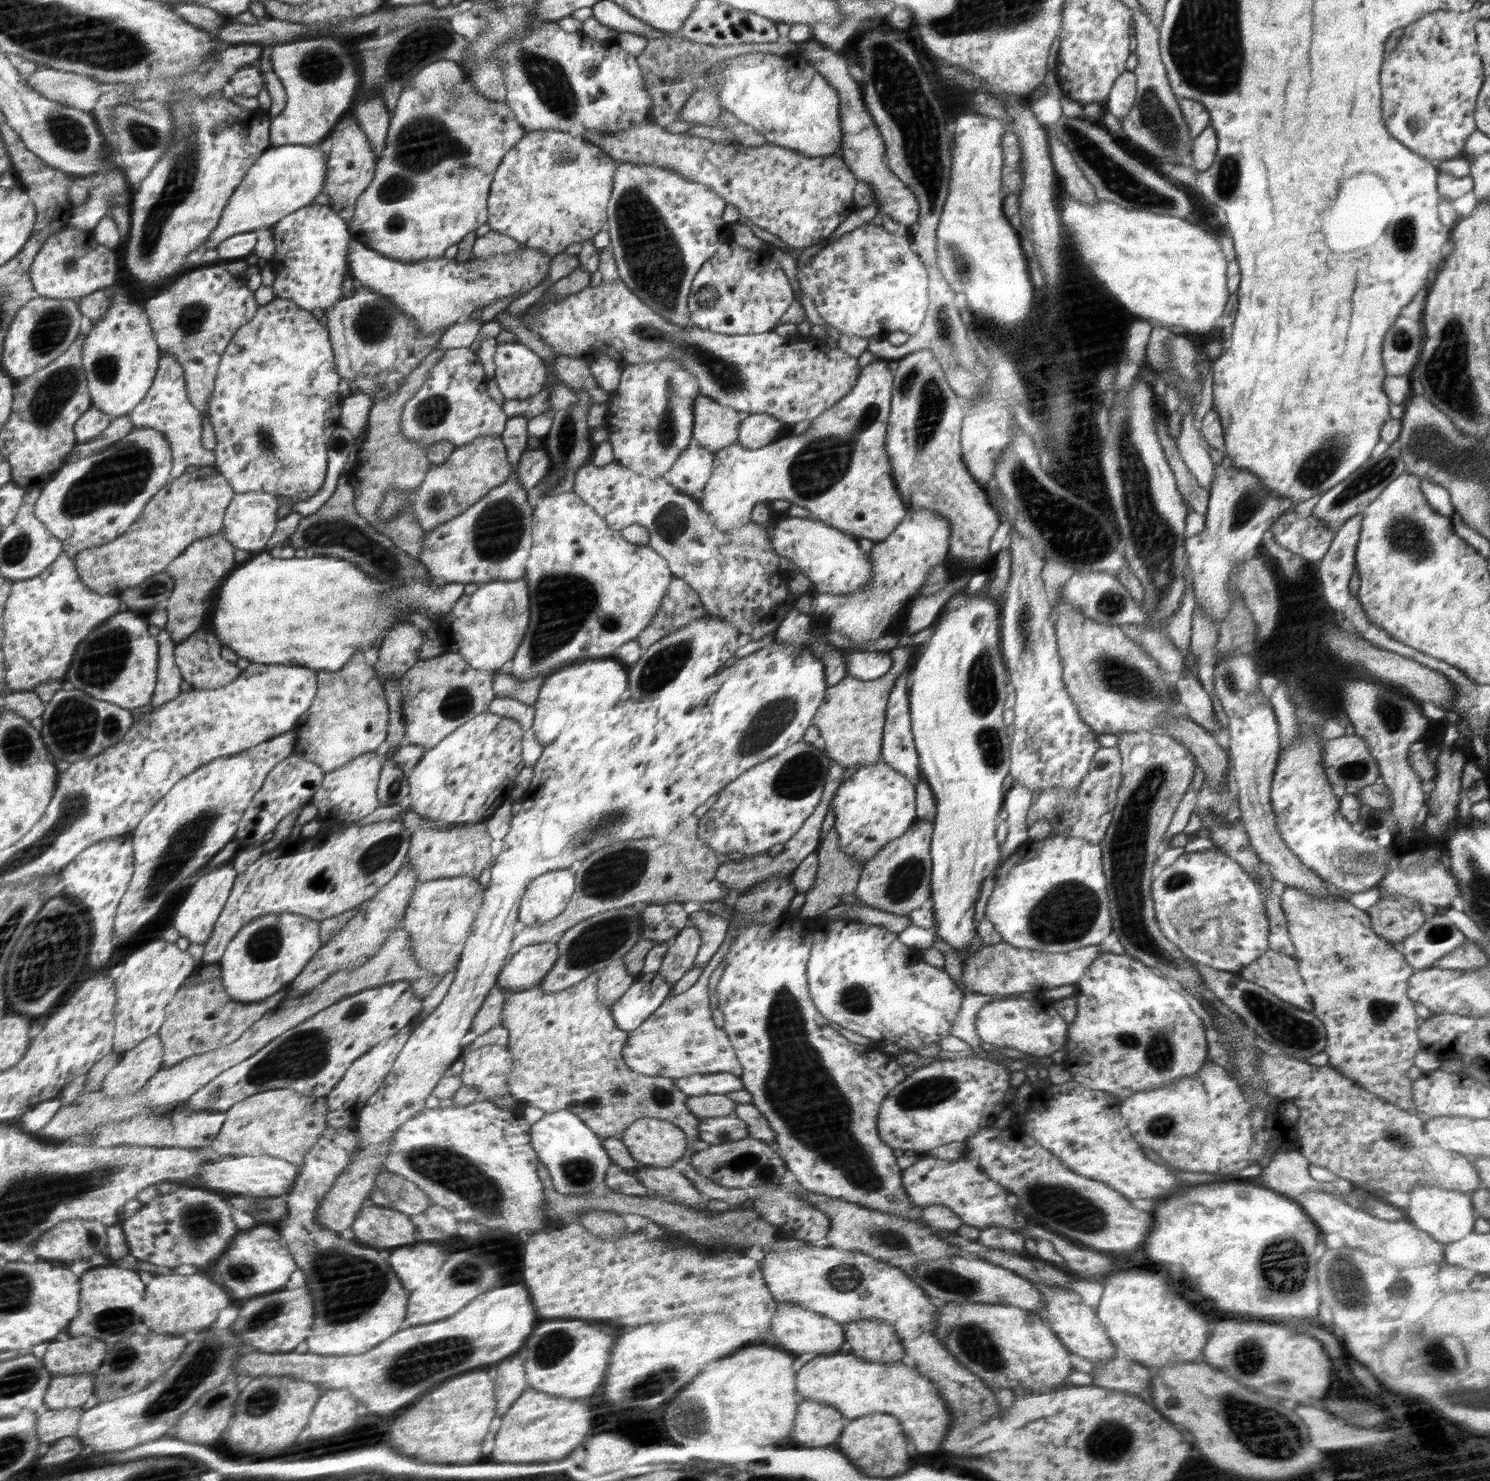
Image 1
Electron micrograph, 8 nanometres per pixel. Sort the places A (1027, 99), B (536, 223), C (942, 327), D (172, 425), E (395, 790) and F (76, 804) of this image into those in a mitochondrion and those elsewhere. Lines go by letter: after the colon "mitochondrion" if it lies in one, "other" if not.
A: other
B: other
C: mitochondrion
D: other
E: mitochondrion
F: mitochondrion

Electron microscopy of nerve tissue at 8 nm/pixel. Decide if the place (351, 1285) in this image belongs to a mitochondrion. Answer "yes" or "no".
yes

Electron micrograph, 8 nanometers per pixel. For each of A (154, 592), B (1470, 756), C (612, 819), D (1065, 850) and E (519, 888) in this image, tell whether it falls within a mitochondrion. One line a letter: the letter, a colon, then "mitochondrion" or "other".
A: mitochondrion
B: other
C: mitochondrion
D: other
E: other

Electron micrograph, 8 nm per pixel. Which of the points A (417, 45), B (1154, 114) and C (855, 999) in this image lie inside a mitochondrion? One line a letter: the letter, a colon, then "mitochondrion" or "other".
A: mitochondrion
B: mitochondrion
C: mitochondrion

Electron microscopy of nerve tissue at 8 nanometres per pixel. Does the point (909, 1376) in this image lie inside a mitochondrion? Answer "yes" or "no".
no

